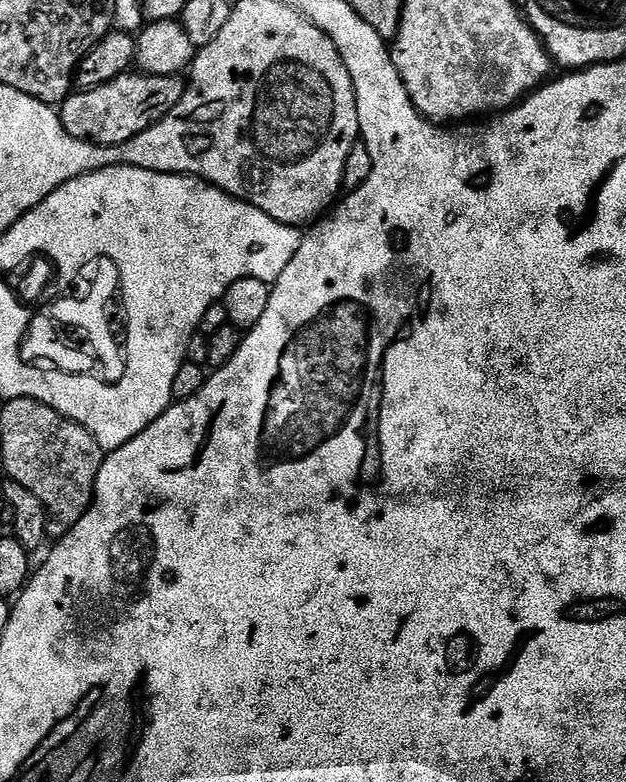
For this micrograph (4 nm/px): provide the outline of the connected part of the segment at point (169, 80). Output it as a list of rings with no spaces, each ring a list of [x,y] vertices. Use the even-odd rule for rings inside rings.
[[[132,75],[119,76],[97,88],[73,91],[58,108],[66,134],[91,144],[121,144],[142,134],[142,130],[157,124],[162,117],[170,114],[170,110],[174,110],[174,106],[178,106],[186,87],[179,75]]]

